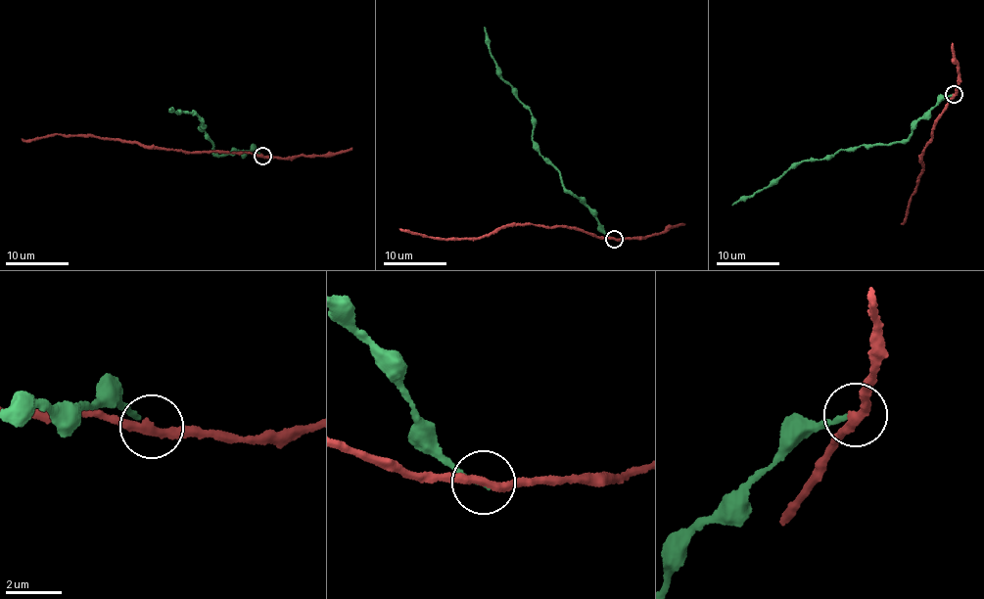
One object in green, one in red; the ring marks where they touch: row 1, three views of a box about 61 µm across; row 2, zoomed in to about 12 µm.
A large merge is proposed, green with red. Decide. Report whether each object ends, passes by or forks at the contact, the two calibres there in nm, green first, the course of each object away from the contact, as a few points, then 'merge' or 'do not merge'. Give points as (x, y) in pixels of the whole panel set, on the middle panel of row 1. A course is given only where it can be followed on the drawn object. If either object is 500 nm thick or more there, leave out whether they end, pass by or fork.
green ends; red passes by; calibres 120 and 320 nm; course green (614, 238), (540, 155), (532, 114), (504, 82), (484, 27); course red (614, 238), (564, 226), (513, 222), (483, 236), (466, 239), (424, 236), (398, 228); do not merge

